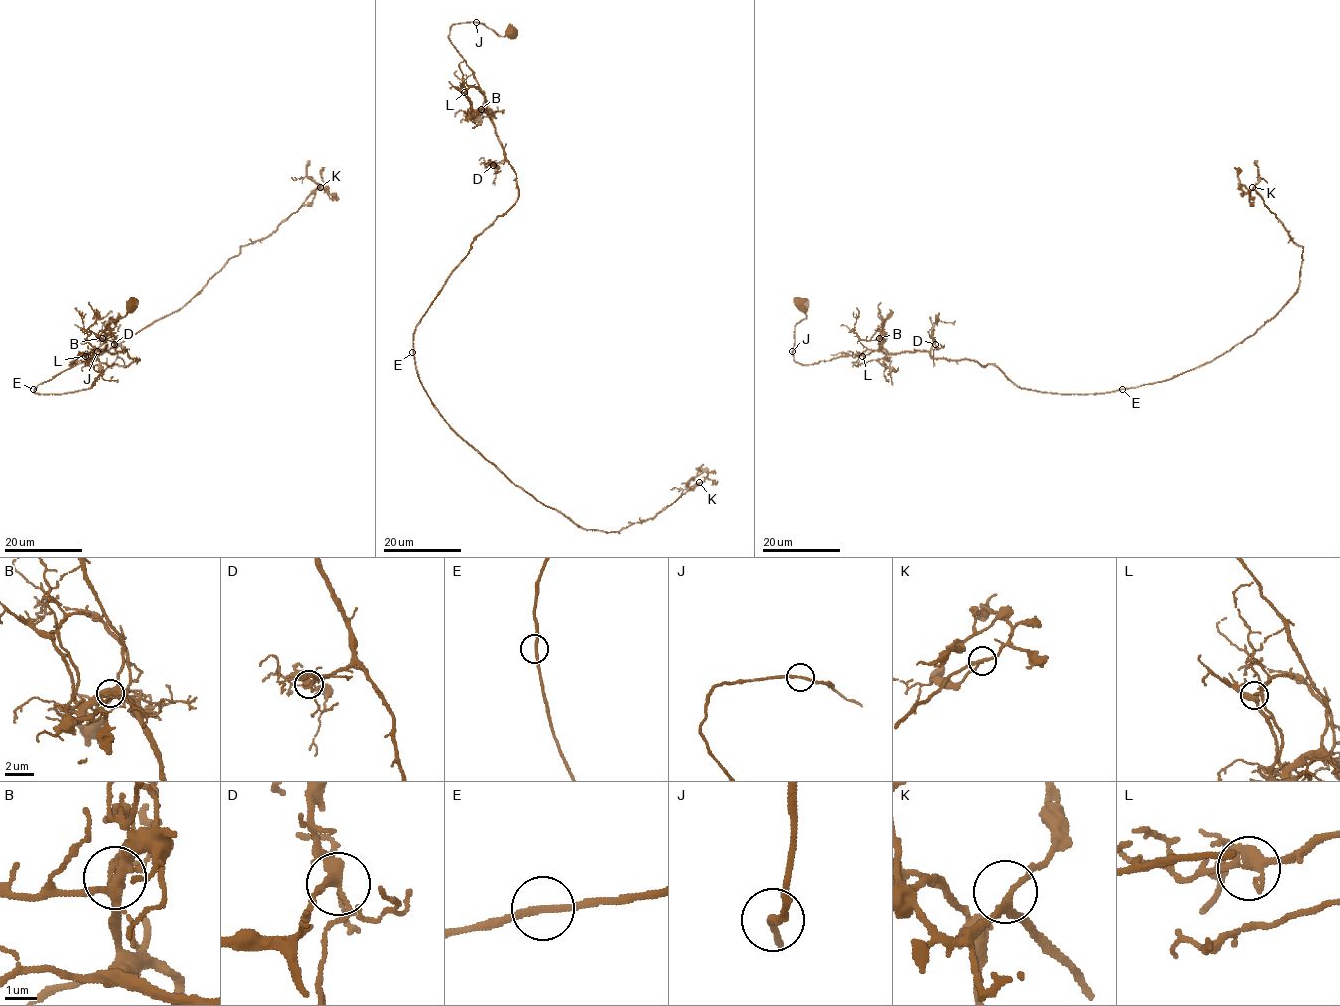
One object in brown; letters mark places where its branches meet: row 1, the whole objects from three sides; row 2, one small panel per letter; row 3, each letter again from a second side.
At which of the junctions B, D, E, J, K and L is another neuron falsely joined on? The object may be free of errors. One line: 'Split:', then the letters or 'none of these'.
Split: none of these

